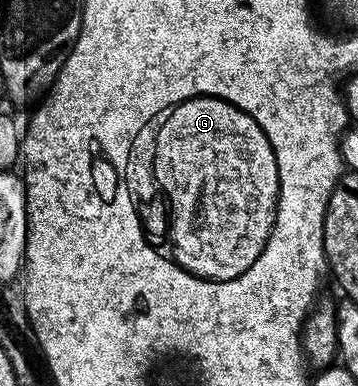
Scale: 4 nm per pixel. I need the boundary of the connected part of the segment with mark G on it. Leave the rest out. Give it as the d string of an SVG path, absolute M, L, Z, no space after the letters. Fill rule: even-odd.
M222 94L211 96L207 102L191 102L183 108L179 108L173 118L167 122L159 136L159 160L157 160L157 176L165 190L169 192L173 200L173 210L175 210L175 246L177 246L177 256L183 264L189 266L188 273L200 278L200 283L208 285L211 283L223 283L233 285L238 276L243 276L247 272L252 272L257 266L257 258L265 254L267 247L273 239L273 226L279 217L279 208L282 205L281 191L281 166L277 164L277 153L275 143L266 128L256 119L254 114L248 109L242 109L237 102L232 102L229 98L224 98Z

